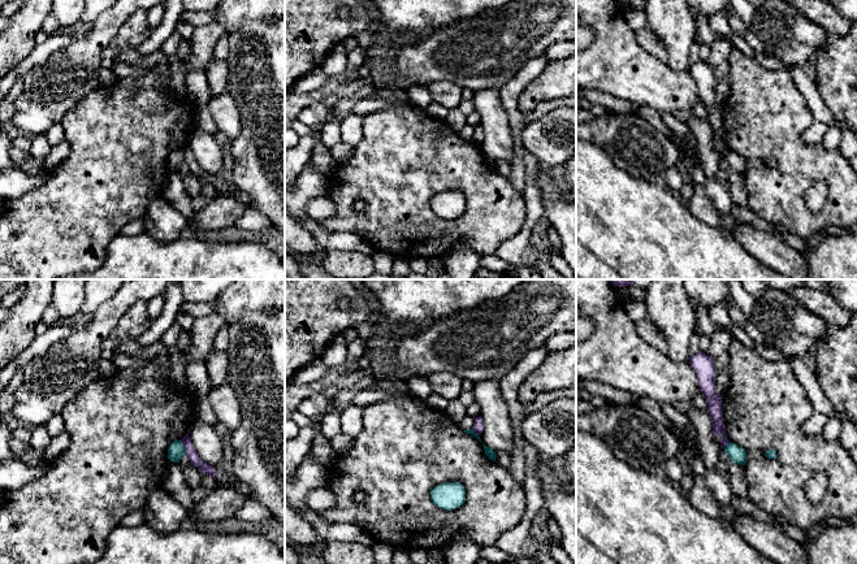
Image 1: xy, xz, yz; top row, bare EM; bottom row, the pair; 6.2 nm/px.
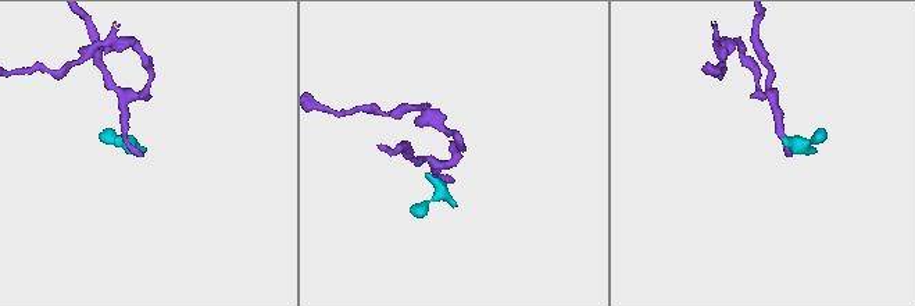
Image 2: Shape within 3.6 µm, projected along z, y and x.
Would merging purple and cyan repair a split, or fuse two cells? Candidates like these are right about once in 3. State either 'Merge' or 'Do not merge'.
Do not merge

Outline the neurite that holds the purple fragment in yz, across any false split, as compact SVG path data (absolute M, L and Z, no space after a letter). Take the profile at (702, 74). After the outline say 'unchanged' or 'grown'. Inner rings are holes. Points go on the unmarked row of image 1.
M698 61L689 66L689 73L697 84L700 99L706 107L707 122L713 133L711 144L714 147L718 143L723 143L724 146L722 147L720 153L724 157L730 149L726 144L723 133L723 105L719 104L715 97L714 69L706 62Z; unchanged

